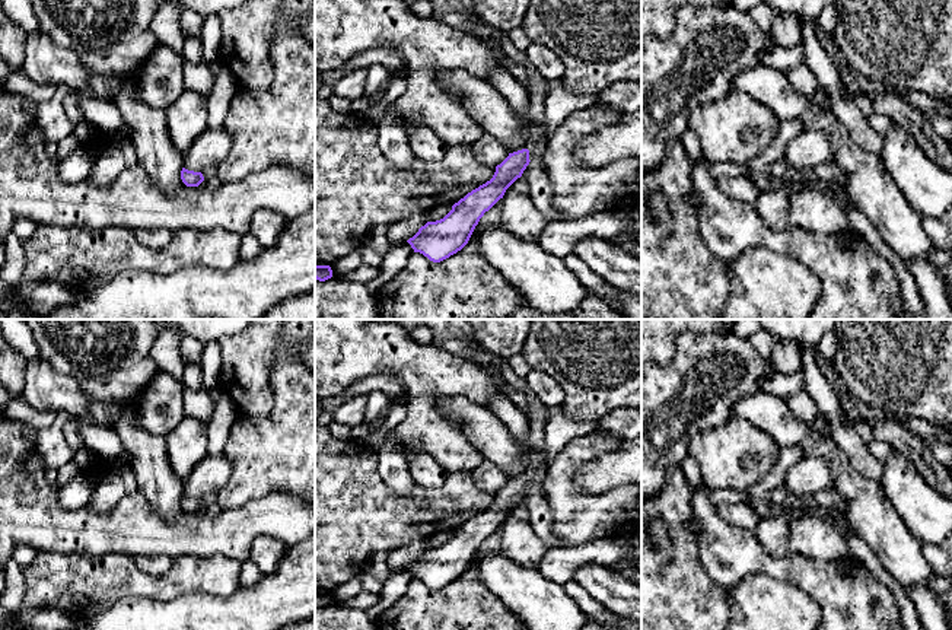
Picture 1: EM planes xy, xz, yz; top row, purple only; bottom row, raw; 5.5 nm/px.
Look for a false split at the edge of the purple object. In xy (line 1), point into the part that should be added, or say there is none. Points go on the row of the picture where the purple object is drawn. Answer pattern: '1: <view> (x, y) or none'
1: xy (209, 172)

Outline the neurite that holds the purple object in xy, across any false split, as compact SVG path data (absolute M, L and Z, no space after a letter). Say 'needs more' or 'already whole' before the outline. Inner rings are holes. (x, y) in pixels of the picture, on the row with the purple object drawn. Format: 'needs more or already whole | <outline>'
needs more | M182 168L181 179L187 187L198 187L206 178L216 175L216 171L217 168L210 168L201 174Z

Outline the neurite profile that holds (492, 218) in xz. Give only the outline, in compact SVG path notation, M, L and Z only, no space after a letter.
M500 198L488 211L484 213L484 216L480 219L478 225L475 226L472 235L477 233L478 230L484 229L484 228L494 228L494 226L500 225L502 200L503 198Z

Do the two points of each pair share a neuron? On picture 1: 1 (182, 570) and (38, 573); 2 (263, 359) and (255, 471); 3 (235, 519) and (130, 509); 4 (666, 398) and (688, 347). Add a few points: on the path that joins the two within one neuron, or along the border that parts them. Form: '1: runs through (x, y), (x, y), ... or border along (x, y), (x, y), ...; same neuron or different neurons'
1: runs through (146, 584), (131, 581), (75, 581); same neuron
2: border along (268, 381), (271, 409), (255, 416), (241, 414); different neurons
3: runs through (209, 531), (156, 531); same neuron
4: runs through (680, 385), (688, 376), (688, 360); same neuron

